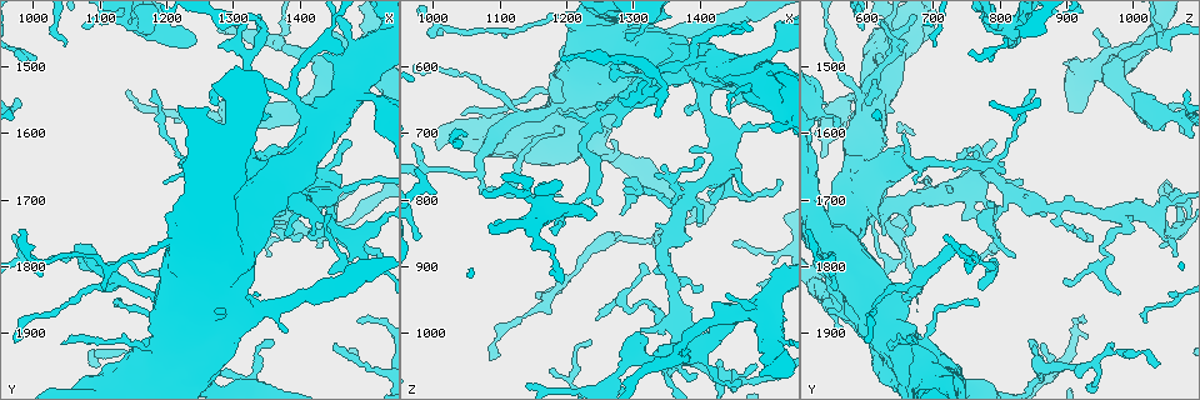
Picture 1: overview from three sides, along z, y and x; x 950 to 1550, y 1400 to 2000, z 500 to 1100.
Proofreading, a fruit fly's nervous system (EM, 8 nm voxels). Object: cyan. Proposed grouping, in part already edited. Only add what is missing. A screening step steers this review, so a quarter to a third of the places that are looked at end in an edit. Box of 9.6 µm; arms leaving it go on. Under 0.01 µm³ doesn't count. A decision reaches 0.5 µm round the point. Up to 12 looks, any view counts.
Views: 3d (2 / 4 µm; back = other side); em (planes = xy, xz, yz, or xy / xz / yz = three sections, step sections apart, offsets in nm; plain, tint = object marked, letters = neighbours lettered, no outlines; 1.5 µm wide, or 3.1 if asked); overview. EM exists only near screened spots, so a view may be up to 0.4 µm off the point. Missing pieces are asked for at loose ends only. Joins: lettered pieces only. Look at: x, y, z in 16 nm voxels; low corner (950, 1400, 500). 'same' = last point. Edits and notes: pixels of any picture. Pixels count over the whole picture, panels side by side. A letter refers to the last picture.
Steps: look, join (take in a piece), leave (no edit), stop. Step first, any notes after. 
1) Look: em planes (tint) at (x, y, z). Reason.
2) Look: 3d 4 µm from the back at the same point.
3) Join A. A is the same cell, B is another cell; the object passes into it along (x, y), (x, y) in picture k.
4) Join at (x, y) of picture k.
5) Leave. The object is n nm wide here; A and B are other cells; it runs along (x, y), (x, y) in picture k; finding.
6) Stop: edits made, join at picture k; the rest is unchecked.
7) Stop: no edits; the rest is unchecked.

Look: em planes (letters) at (1460, 1480, 545). Free end.

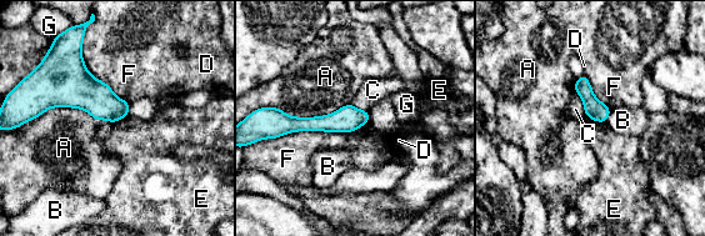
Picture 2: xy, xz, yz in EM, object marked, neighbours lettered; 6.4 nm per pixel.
Leave. A, B, C, D, E, F and G are other cells; no lettered piece goes on from it.

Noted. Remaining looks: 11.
Look: 3d 4 µm at (1350, 1635, 575). Thick end.

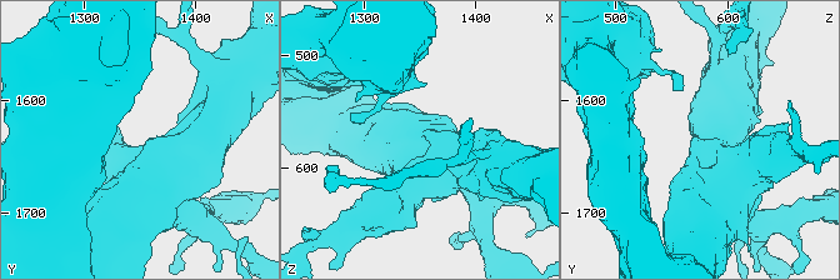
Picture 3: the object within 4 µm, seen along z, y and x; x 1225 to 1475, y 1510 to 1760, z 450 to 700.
Look: em planes (plain) at (1354, 1638, 574). Shape alone is not enough.

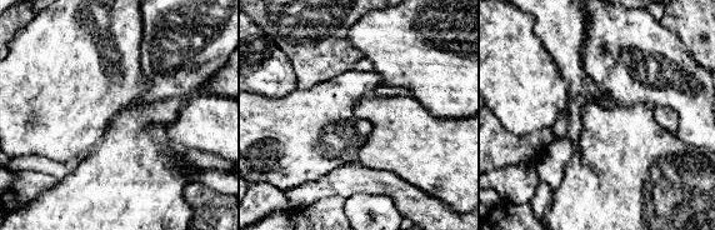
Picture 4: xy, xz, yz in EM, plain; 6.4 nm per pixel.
Look: em planes (letters) at the same point. What lies round it.

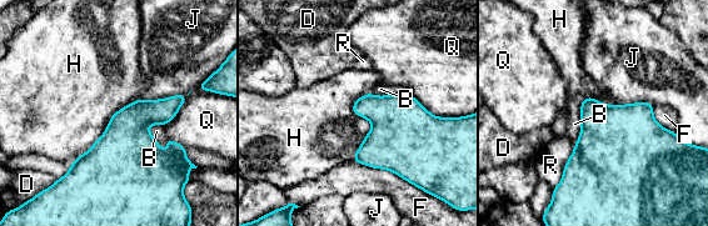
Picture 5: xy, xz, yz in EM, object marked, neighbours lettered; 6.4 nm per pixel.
Leave. B, D, F, H, J, Q and R are other cells; a border runs along (140, 98), (120, 108), (71, 161) in picture 5; no lettered piece goes on from it.

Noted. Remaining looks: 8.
Look: 3d 4 µm at (1375, 1755, 665). Free end.

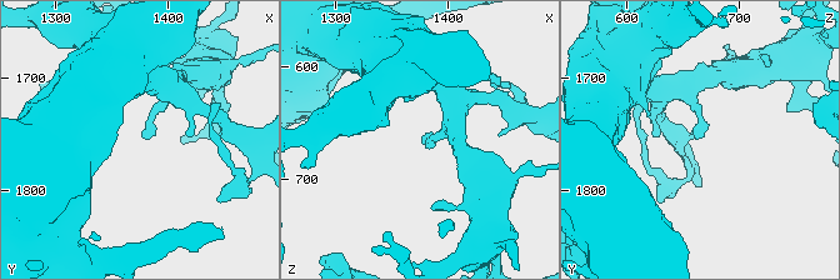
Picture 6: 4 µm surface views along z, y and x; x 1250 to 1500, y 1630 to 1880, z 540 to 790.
Look: em planes (letters) at (1378, 1752, 664). Now the EM.

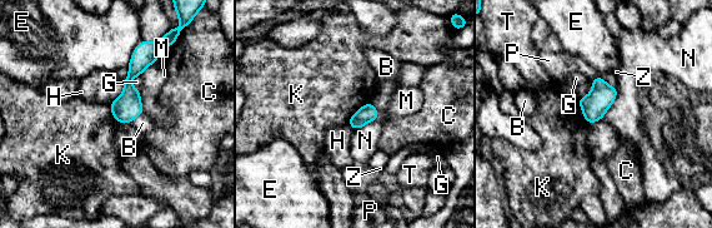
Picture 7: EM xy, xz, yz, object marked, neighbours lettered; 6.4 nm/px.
Leave. B, C, E, G, H, K, M, N, P, T and Z are other cells; it runs along (141, 46), (120, 119) in picture 7; none of them fits.

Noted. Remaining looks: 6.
Look: em planes (plain) at (1095, 1950, 1030). Thin end.

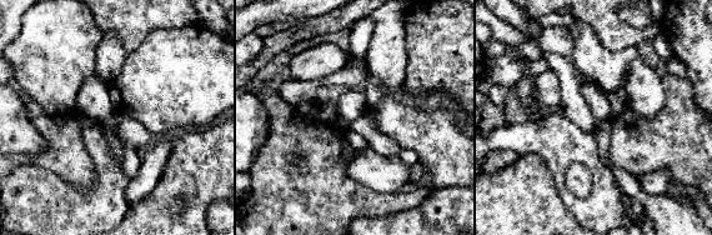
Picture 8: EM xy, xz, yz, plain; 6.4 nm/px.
Look: em planes (letters) at the same point.

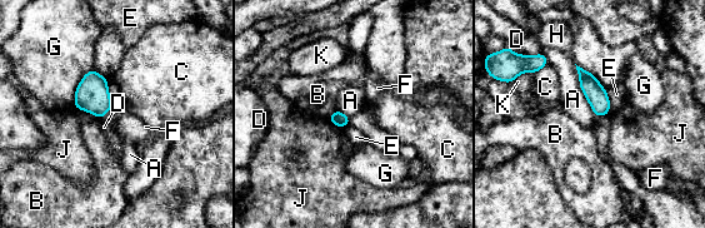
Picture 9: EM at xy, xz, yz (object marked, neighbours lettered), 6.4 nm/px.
Leave. A, B, C, D, E, F, G, H, J and K are other cells; a border runs along (574, 64), (579, 87), (596, 117) in picture 9; no lettered piece goes on from it.

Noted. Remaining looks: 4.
Look: em planes (letters) at (1250, 1600, 655).

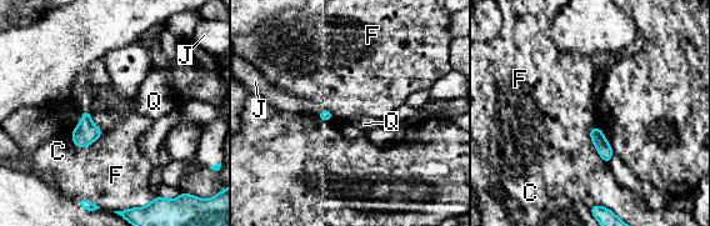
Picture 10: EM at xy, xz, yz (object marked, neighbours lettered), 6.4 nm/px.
Leave. C, F, J and Q are other cells; a border runs along (91, 112), (101, 134), (80, 149) in picture 10; none of them fits.

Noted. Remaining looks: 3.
Stop: no edits; the rest is unchecked.

